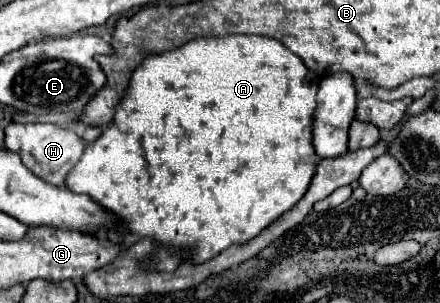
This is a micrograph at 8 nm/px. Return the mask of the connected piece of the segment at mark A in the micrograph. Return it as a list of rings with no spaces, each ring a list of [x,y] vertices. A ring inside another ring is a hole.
[[[207,36],[207,38],[193,38],[181,48],[175,48],[171,52],[151,54],[147,56],[131,74],[129,86],[119,100],[111,126],[103,128],[101,136],[89,144],[79,160],[75,164],[75,170],[67,174],[65,186],[75,194],[87,194],[97,202],[101,208],[111,210],[115,218],[119,218],[119,226],[115,232],[119,236],[135,234],[139,238],[153,238],[157,242],[157,252],[149,260],[149,264],[143,264],[145,270],[157,270],[157,272],[173,272],[183,260],[191,262],[205,262],[215,258],[219,252],[223,252],[231,244],[243,244],[249,238],[255,238],[265,226],[269,226],[279,214],[287,212],[305,192],[307,184],[311,184],[311,178],[315,174],[315,162],[313,162],[313,144],[311,144],[311,124],[313,124],[313,112],[315,112],[315,94],[319,86],[319,76],[315,76],[311,70],[305,68],[299,56],[291,54],[281,42],[267,38],[267,36]],[[169,248],[179,250],[191,250],[191,256],[183,256],[181,252],[169,252]]]

